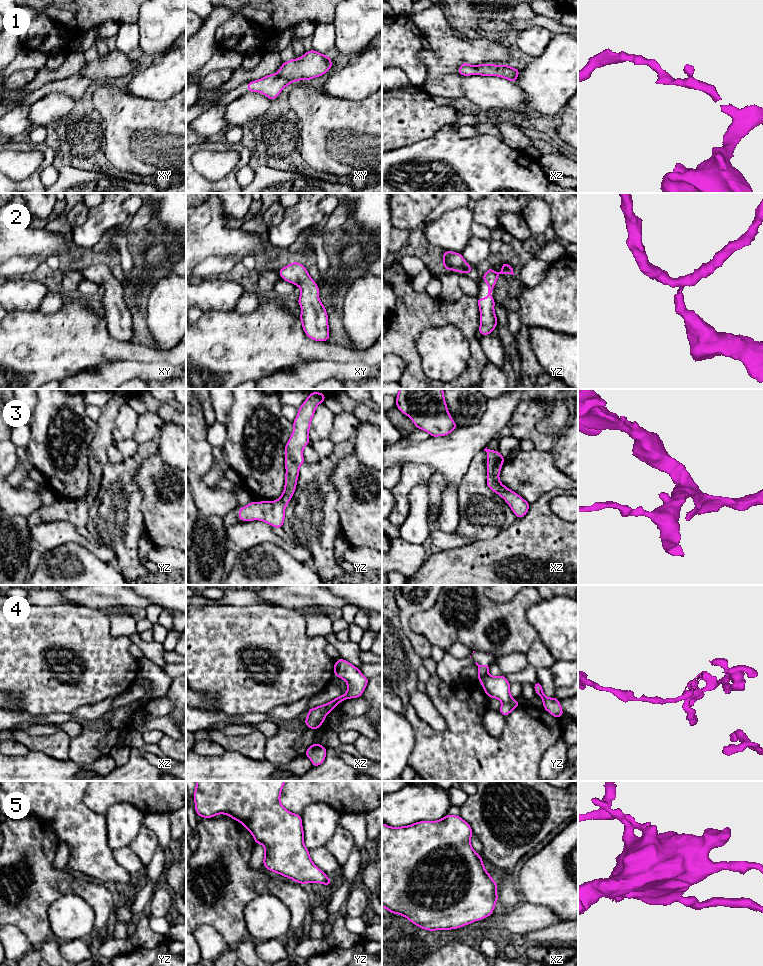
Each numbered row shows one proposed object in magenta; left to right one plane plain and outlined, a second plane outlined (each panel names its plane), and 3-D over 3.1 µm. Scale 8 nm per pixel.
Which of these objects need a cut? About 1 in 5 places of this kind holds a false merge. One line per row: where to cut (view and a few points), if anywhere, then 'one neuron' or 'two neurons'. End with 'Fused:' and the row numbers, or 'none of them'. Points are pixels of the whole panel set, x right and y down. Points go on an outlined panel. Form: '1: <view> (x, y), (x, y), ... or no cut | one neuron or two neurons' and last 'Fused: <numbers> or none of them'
1: no cut | one neuron
2: no cut | one neuron
3: no cut | one neuron
4: yz (513, 699), (502, 704) | two neurons
5: no cut | one neuron
Fused: 4

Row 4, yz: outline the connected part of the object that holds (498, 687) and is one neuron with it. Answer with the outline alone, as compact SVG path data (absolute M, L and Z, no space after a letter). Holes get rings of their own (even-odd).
M475 662L475 663L478 666L477 681L480 681L482 683L482 688L488 697L496 698L496 699L500 700L502 702L502 704L507 704L511 700L513 700L513 698L511 697L511 694L510 694L510 683L504 675L490 676L488 674L488 670L491 665L490 663L485 664L485 665L479 665L477 662Z

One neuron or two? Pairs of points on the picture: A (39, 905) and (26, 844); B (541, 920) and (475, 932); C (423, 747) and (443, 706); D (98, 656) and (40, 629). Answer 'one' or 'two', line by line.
A: one
B: one
C: one
D: one

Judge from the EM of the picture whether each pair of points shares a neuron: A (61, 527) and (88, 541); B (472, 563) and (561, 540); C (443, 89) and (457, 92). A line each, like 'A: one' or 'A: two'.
A: one
B: one
C: one

